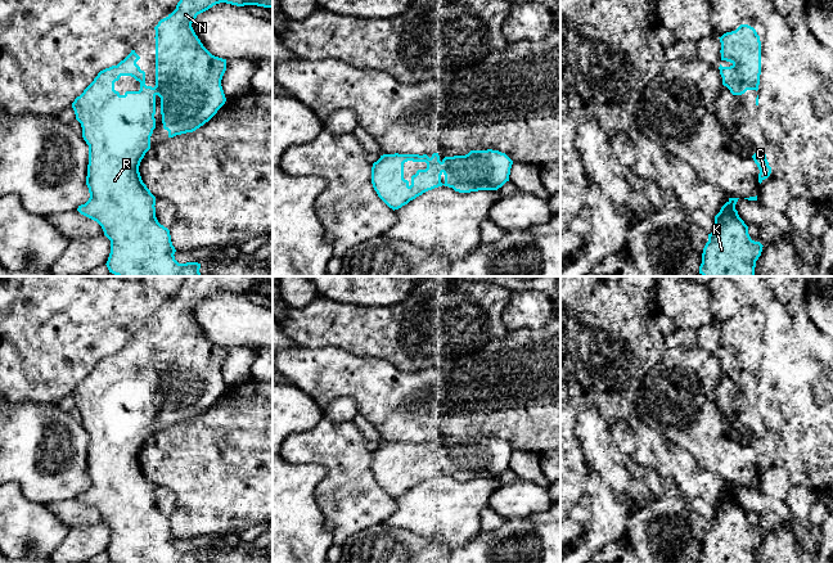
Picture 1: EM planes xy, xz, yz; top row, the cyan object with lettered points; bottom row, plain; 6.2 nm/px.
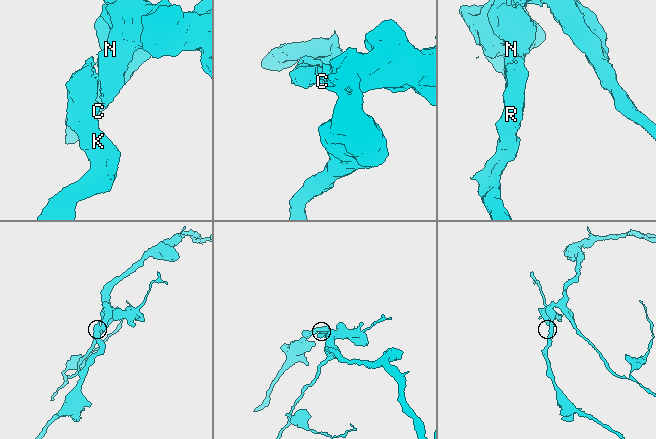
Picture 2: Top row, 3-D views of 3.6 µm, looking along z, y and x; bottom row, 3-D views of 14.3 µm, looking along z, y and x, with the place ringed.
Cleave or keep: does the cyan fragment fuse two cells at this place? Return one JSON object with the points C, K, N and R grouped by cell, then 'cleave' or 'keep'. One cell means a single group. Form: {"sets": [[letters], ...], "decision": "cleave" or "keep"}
{"sets": [["C", "K", "N", "R"]], "decision": "keep"}

